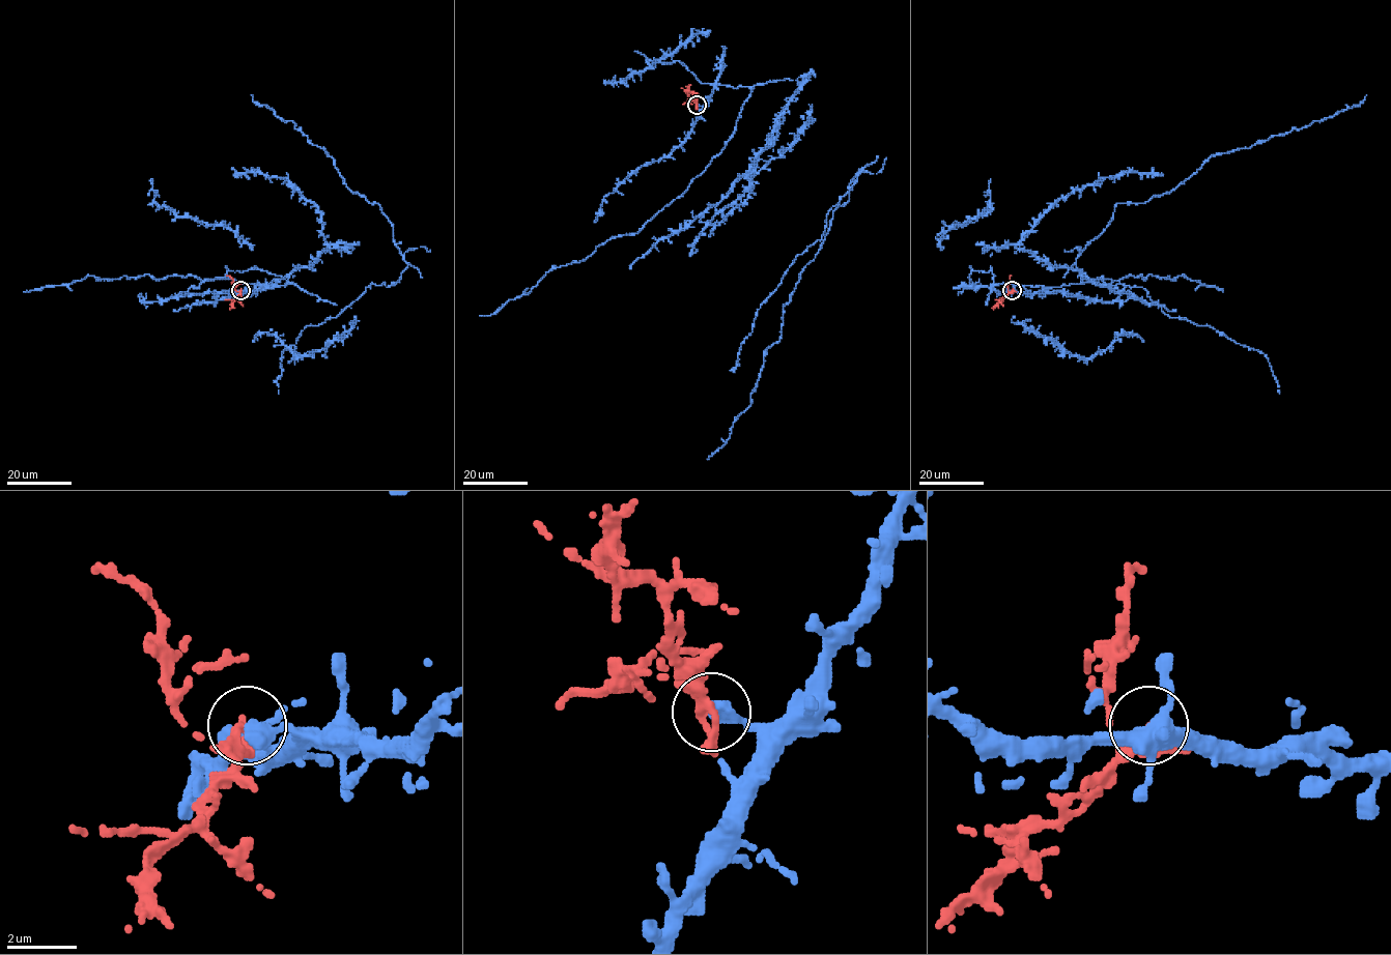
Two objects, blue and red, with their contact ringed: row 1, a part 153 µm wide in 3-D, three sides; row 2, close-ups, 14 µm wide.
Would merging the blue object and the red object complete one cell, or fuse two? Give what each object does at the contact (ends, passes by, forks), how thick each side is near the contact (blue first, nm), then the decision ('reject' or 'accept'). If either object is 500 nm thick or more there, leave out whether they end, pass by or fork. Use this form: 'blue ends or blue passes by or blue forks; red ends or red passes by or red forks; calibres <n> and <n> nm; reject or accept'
blue ends; red passes by; calibres 440 and 240 nm; reject

